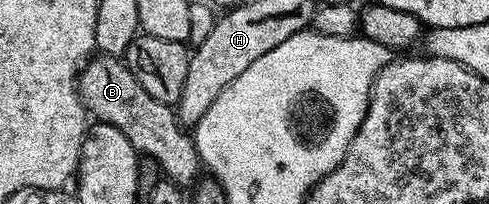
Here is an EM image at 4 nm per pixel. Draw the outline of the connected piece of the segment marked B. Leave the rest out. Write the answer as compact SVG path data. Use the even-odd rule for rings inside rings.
M110 54L93 57L80 71L78 85L85 111L95 121L118 128L137 152L155 160L159 173L167 181L188 188L201 177L202 163L193 135L180 125L175 109L154 100L154 96L138 84L130 68L119 57Z

